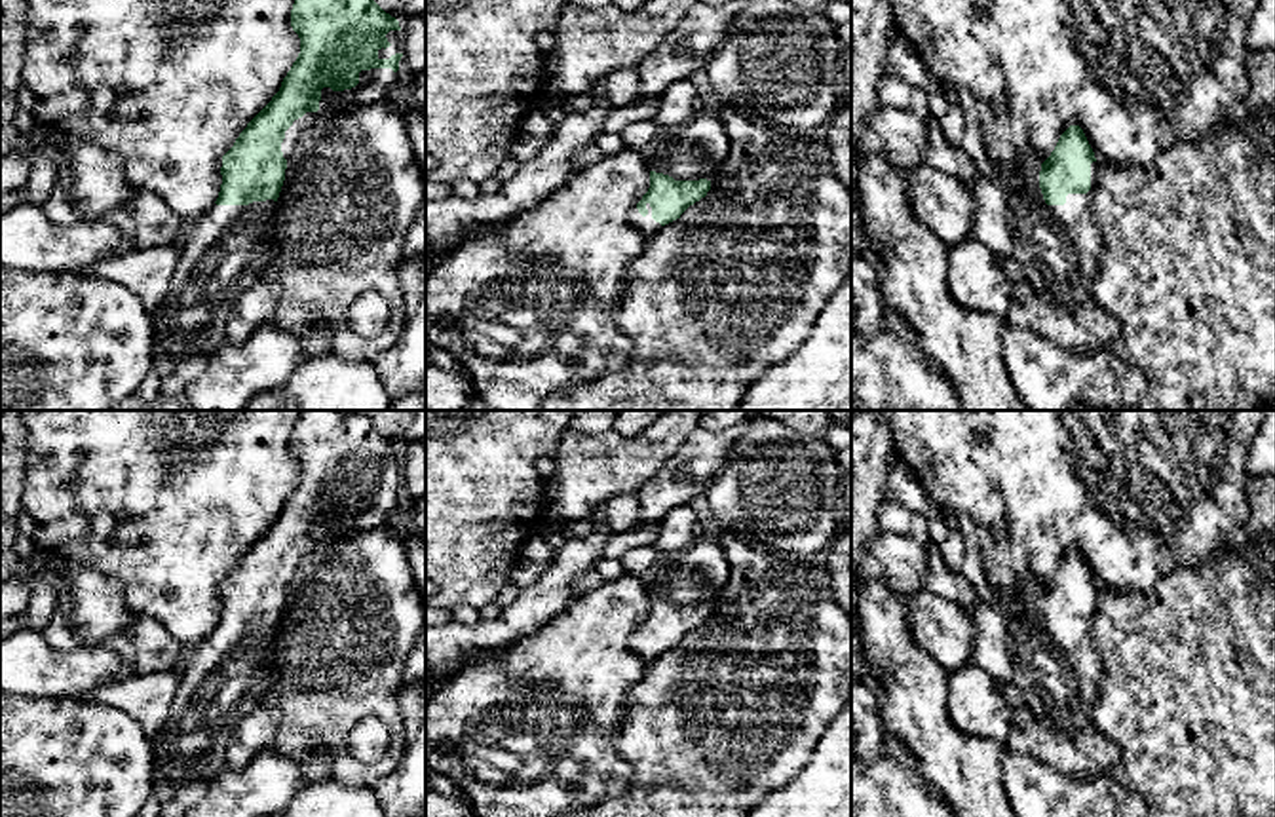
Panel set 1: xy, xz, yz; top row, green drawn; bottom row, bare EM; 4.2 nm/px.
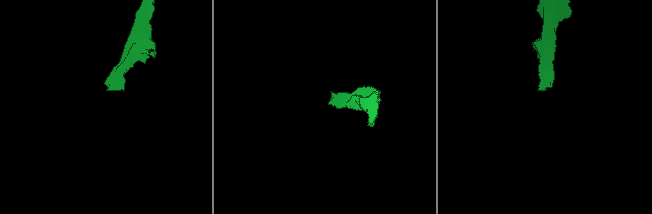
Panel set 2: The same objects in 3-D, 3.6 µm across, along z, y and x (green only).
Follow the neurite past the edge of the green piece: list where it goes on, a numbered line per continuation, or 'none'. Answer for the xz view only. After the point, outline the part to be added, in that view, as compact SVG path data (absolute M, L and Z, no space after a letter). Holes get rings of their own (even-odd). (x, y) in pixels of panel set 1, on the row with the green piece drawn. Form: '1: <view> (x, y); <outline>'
1: xz (694, 151); M694 114L682 125L659 131L642 150L650 171L675 180L714 180L730 150L730 137L718 116Z

